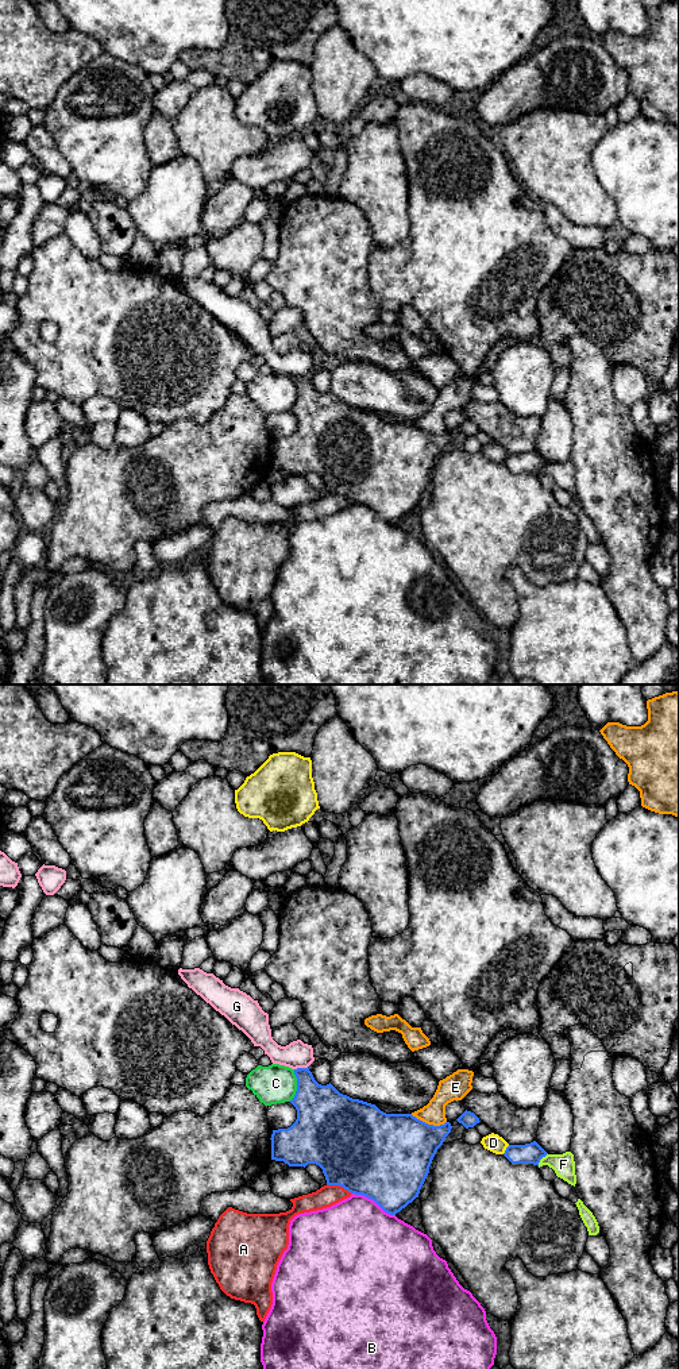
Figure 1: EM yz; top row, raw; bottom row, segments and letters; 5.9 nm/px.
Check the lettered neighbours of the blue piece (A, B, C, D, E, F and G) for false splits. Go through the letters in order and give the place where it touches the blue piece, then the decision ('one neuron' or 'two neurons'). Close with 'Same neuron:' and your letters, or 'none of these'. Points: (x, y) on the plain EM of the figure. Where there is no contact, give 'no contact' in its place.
A: yz (339, 493) | two neurons
B: yz (374, 509) | two neurons
C: yz (297, 394) | two neurons
D: yz (506, 458) | two neurons
E: yz (427, 432) | two neurons
F: yz (540, 467) | two neurons
G: yz (300, 377) | two neurons
Same neuron: none of these

